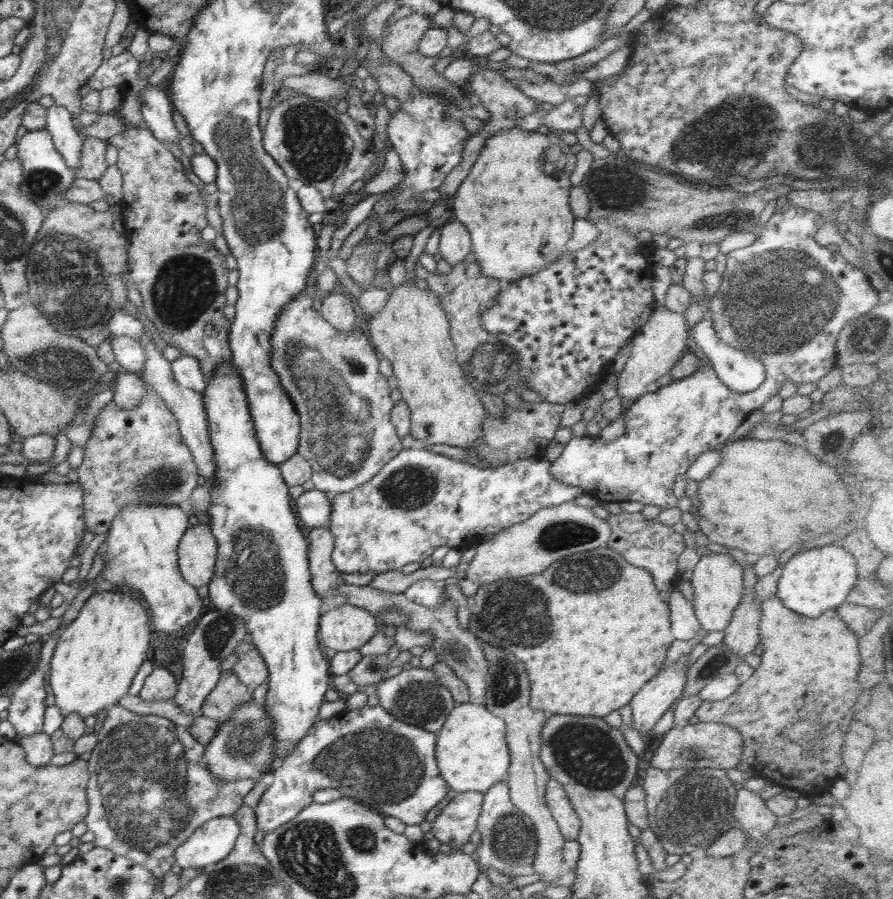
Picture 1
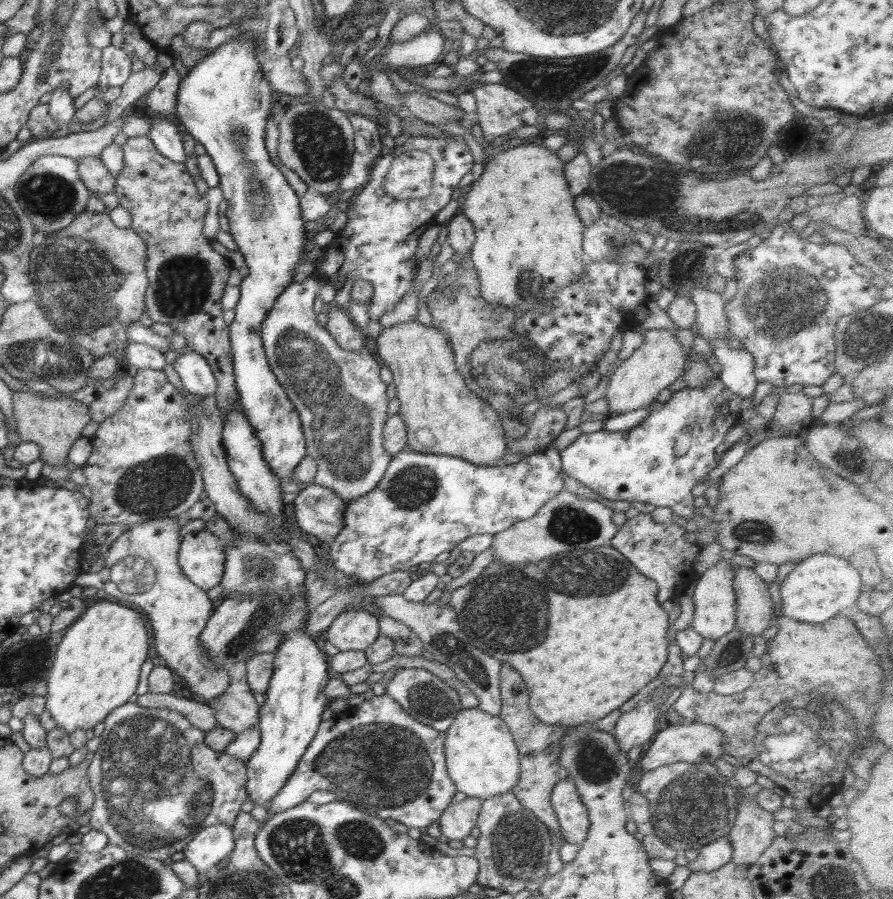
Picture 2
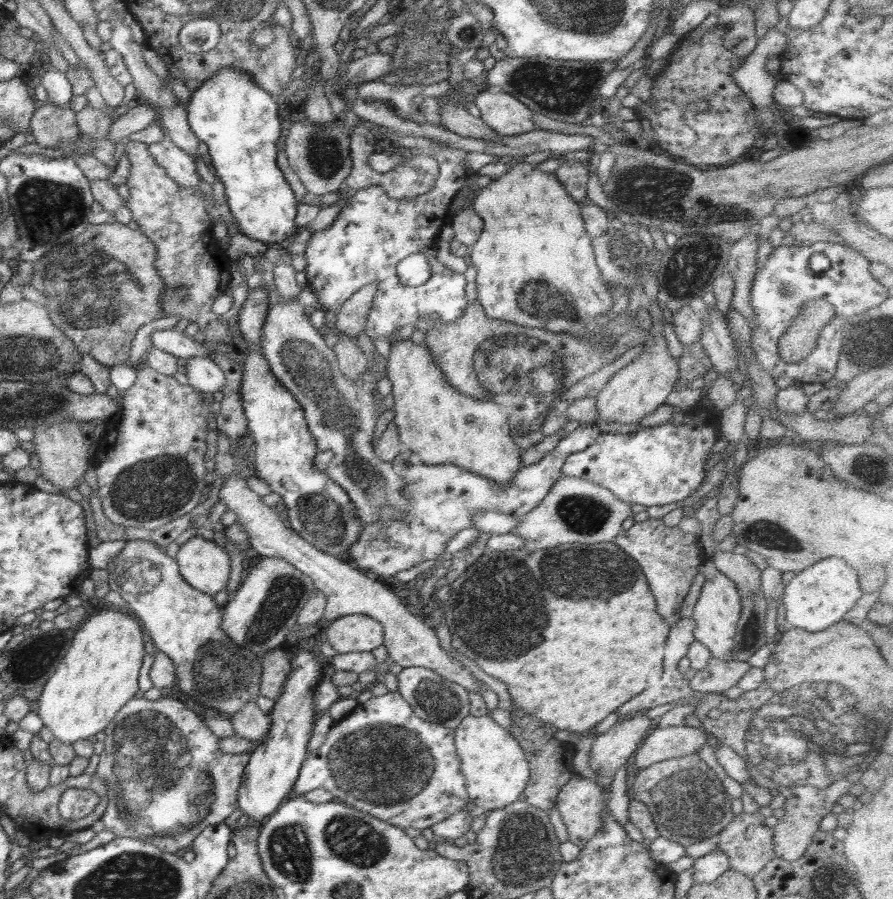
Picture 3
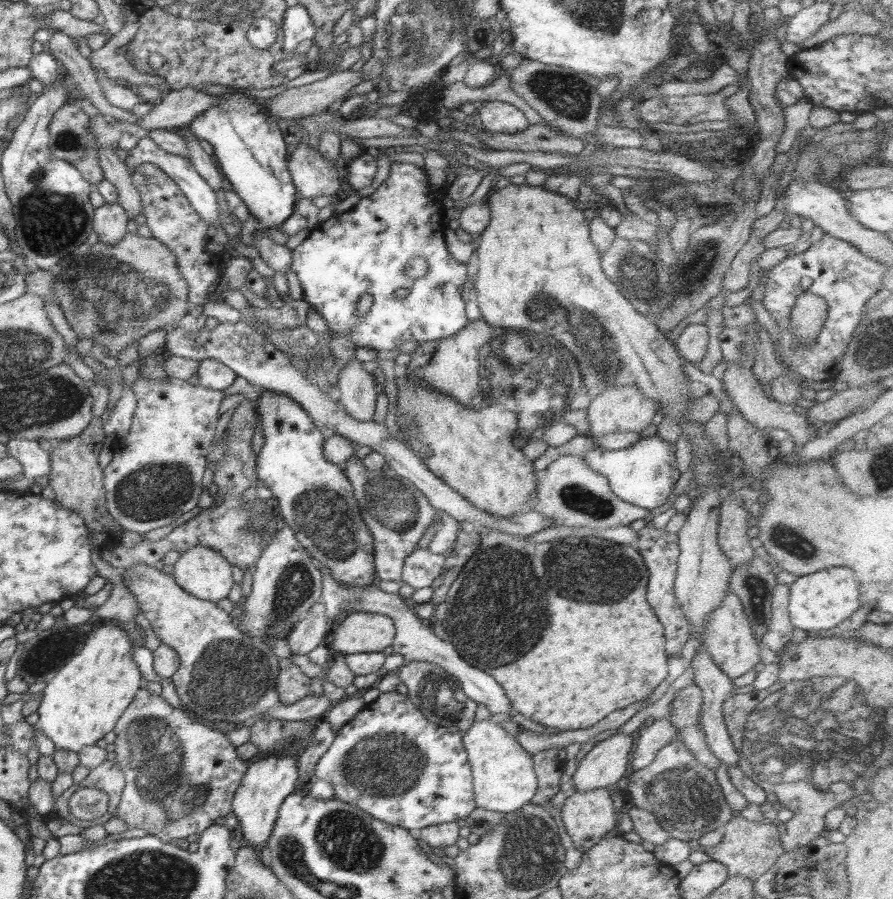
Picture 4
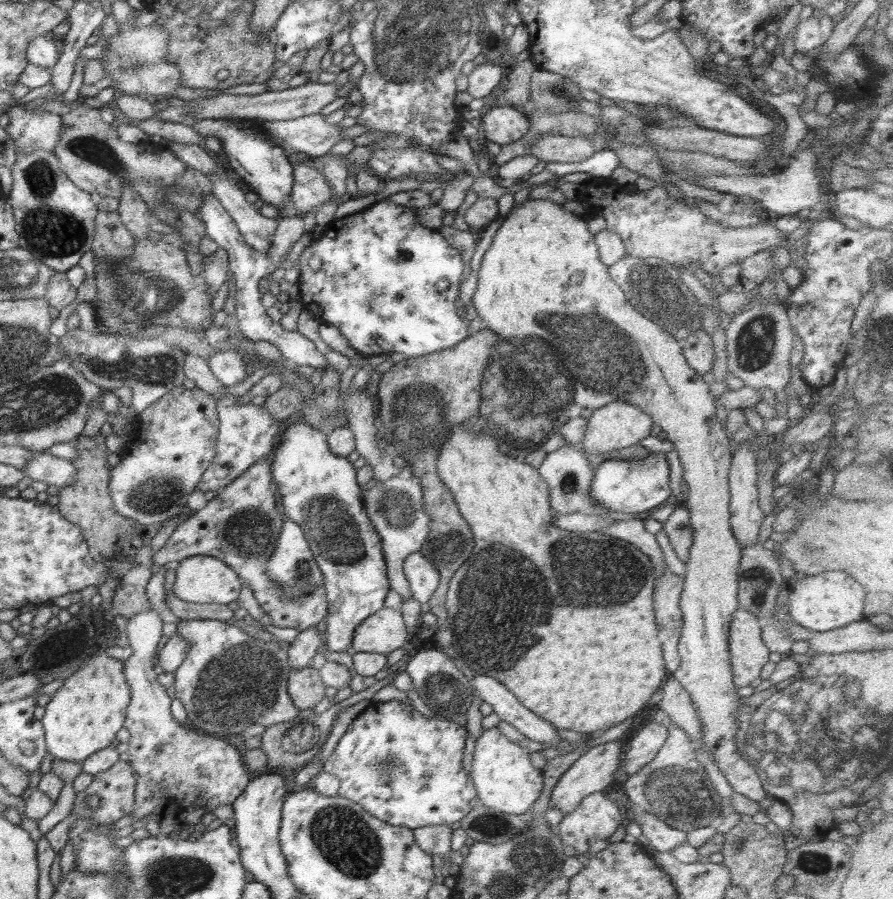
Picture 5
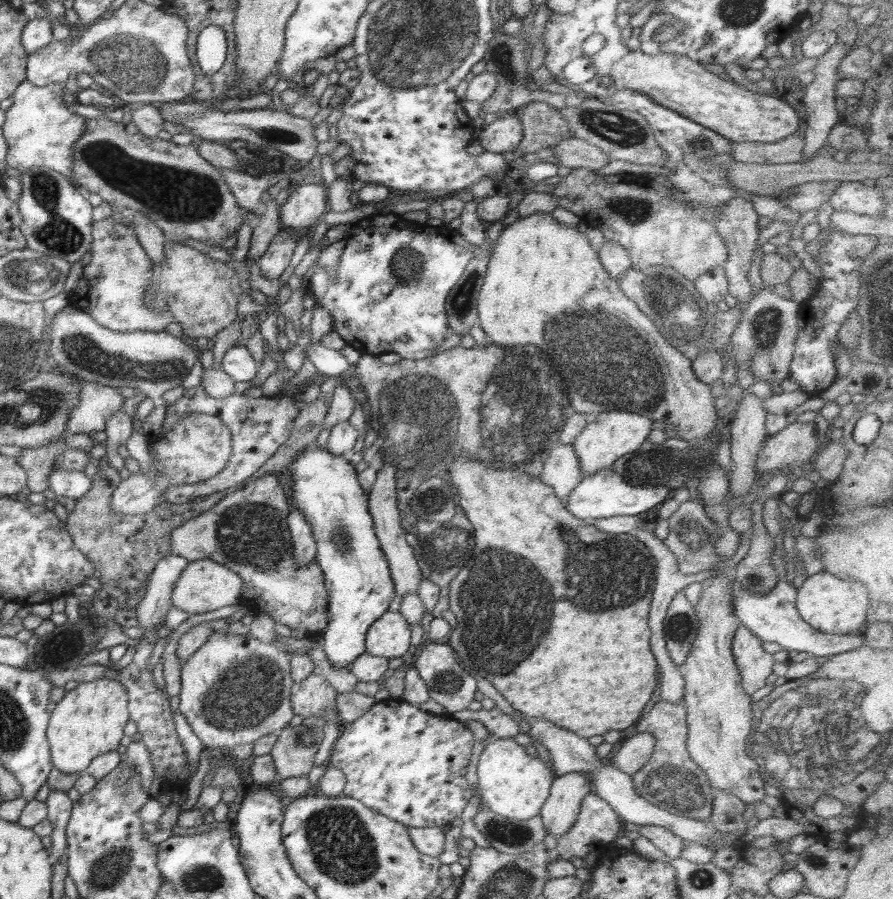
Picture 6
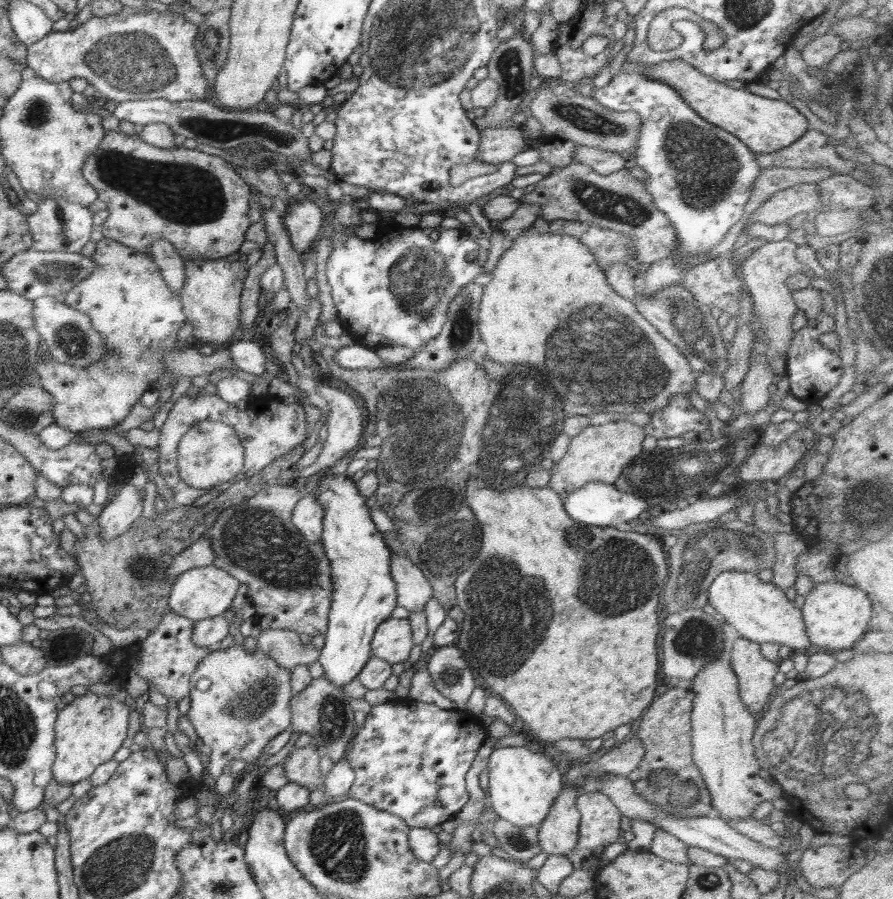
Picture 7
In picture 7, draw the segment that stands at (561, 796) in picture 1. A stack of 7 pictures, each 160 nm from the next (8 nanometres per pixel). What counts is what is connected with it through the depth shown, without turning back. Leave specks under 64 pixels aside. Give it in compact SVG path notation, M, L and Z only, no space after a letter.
M599 791L581 792L576 799L576 808L581 814L578 843L565 857L573 864L574 869L584 869L588 868L587 864L590 862L599 862L602 852L609 844L619 842L623 817L610 797Z

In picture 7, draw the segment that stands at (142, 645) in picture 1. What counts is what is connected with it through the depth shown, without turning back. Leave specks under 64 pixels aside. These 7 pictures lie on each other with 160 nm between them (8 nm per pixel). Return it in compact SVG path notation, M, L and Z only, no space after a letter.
M89 690L59 710L55 722L54 744L57 756L52 770L54 780L60 784L76 784L88 780L100 764L113 760L126 738L129 711L129 707L118 699L98 696Z

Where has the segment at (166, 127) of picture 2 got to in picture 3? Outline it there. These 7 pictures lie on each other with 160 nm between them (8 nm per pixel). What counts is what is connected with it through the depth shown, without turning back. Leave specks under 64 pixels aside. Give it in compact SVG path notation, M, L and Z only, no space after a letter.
M168 137L160 142L153 142L147 144L148 152L154 157L154 160L166 171L166 174L170 176L175 183L178 183L180 187L186 187L189 189L199 189L198 182L200 175L196 172L196 163L186 151L178 148L174 142Z

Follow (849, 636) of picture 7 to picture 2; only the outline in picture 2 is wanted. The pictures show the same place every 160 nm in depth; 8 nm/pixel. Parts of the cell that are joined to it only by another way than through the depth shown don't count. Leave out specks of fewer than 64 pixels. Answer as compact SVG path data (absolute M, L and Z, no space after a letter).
M814 554L800 562L785 578L780 586L782 609L780 614L785 617L808 624L820 624L840 614L844 608L850 608L858 592L862 588L858 572L838 556L830 554Z

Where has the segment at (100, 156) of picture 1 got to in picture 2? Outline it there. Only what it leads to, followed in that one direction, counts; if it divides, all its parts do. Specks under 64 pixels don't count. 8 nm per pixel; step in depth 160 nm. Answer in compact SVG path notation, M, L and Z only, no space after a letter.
M87 156L77 160L78 174L88 190L93 193L112 193L115 176L102 164L100 157Z

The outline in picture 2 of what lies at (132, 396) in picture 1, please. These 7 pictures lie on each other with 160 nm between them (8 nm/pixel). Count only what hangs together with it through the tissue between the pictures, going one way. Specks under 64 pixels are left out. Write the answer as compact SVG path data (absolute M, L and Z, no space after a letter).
M128 371L128 376L123 379L118 379L112 389L102 390L99 392L95 400L89 406L91 410L91 420L96 423L106 421L106 418L116 414L130 394L133 387L133 377L131 371Z

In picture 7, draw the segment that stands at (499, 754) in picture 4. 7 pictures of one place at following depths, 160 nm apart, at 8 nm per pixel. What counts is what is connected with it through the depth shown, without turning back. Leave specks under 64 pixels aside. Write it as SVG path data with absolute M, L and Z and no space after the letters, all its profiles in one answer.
M506 746L494 749L484 775L490 806L502 820L517 828L540 828L542 820L549 816L554 800L565 787L563 766L556 766L541 752L531 752L522 746Z

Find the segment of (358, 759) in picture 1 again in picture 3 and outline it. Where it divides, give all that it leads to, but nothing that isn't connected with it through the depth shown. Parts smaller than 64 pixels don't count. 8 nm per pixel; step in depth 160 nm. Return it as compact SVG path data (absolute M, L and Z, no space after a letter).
M396 691L373 696L332 725L319 749L307 752L292 796L324 788L336 796L336 801L374 816L382 822L402 830L423 830L454 816L470 802L466 791L466 777L462 775L462 761L454 744L455 729L422 720Z

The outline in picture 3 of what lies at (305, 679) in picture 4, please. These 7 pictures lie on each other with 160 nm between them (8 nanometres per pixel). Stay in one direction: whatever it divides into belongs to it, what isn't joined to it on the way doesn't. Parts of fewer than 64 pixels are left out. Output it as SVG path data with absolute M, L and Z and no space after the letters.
M273 649L262 654L260 696L276 700L281 693L283 684L292 670L291 654L282 649Z

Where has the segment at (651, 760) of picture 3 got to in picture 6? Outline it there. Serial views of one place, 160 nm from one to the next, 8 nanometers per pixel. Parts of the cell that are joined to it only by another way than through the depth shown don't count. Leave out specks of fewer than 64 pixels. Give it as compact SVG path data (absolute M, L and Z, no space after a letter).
M639 732L619 744L621 747L618 748L612 763L620 771L632 776L650 761L655 747L655 738L649 732Z

